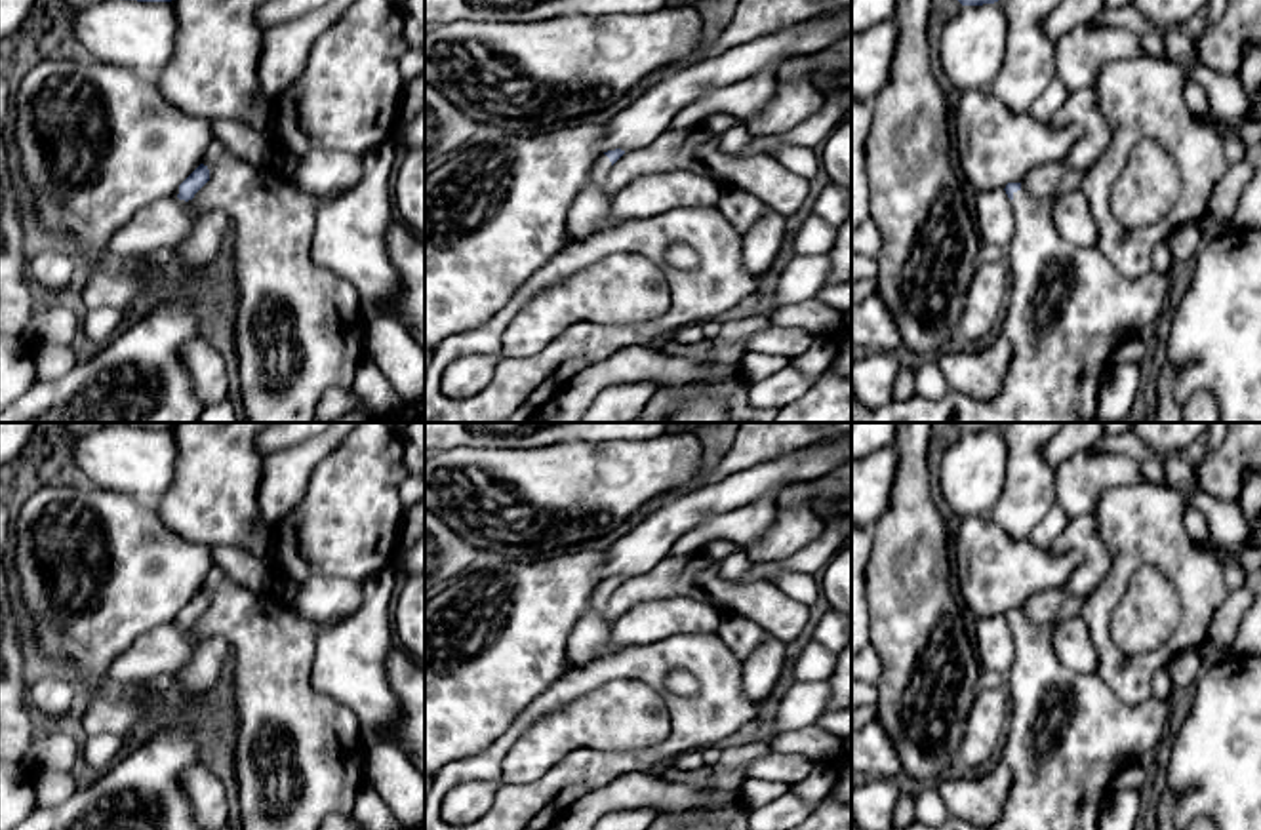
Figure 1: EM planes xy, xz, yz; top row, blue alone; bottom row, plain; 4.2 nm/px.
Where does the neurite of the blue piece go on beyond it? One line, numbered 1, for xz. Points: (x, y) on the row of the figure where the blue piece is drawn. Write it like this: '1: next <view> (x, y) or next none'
1: next none

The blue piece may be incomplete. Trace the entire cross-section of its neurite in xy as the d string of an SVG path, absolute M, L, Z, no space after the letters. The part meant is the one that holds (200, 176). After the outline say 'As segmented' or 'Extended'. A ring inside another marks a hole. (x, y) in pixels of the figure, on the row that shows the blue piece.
M200 164L181 185L179 185L179 200L192 200L194 194L210 181L208 166Z. As segmented

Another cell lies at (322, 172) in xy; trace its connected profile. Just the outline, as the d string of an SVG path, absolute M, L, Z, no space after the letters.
M310 150L297 169L297 185L314 194L347 194L364 177L364 156L343 150Z

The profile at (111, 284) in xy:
M97 261L91 267L90 280L84 287L84 303L88 310L99 306L128 308L137 295L156 278L158 297L166 297L175 289L171 268L126 267L110 261Z

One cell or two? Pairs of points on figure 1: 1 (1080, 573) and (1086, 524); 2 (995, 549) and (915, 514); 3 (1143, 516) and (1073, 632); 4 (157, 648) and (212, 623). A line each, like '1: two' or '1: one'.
1: one
2: two
3: two
4: two

